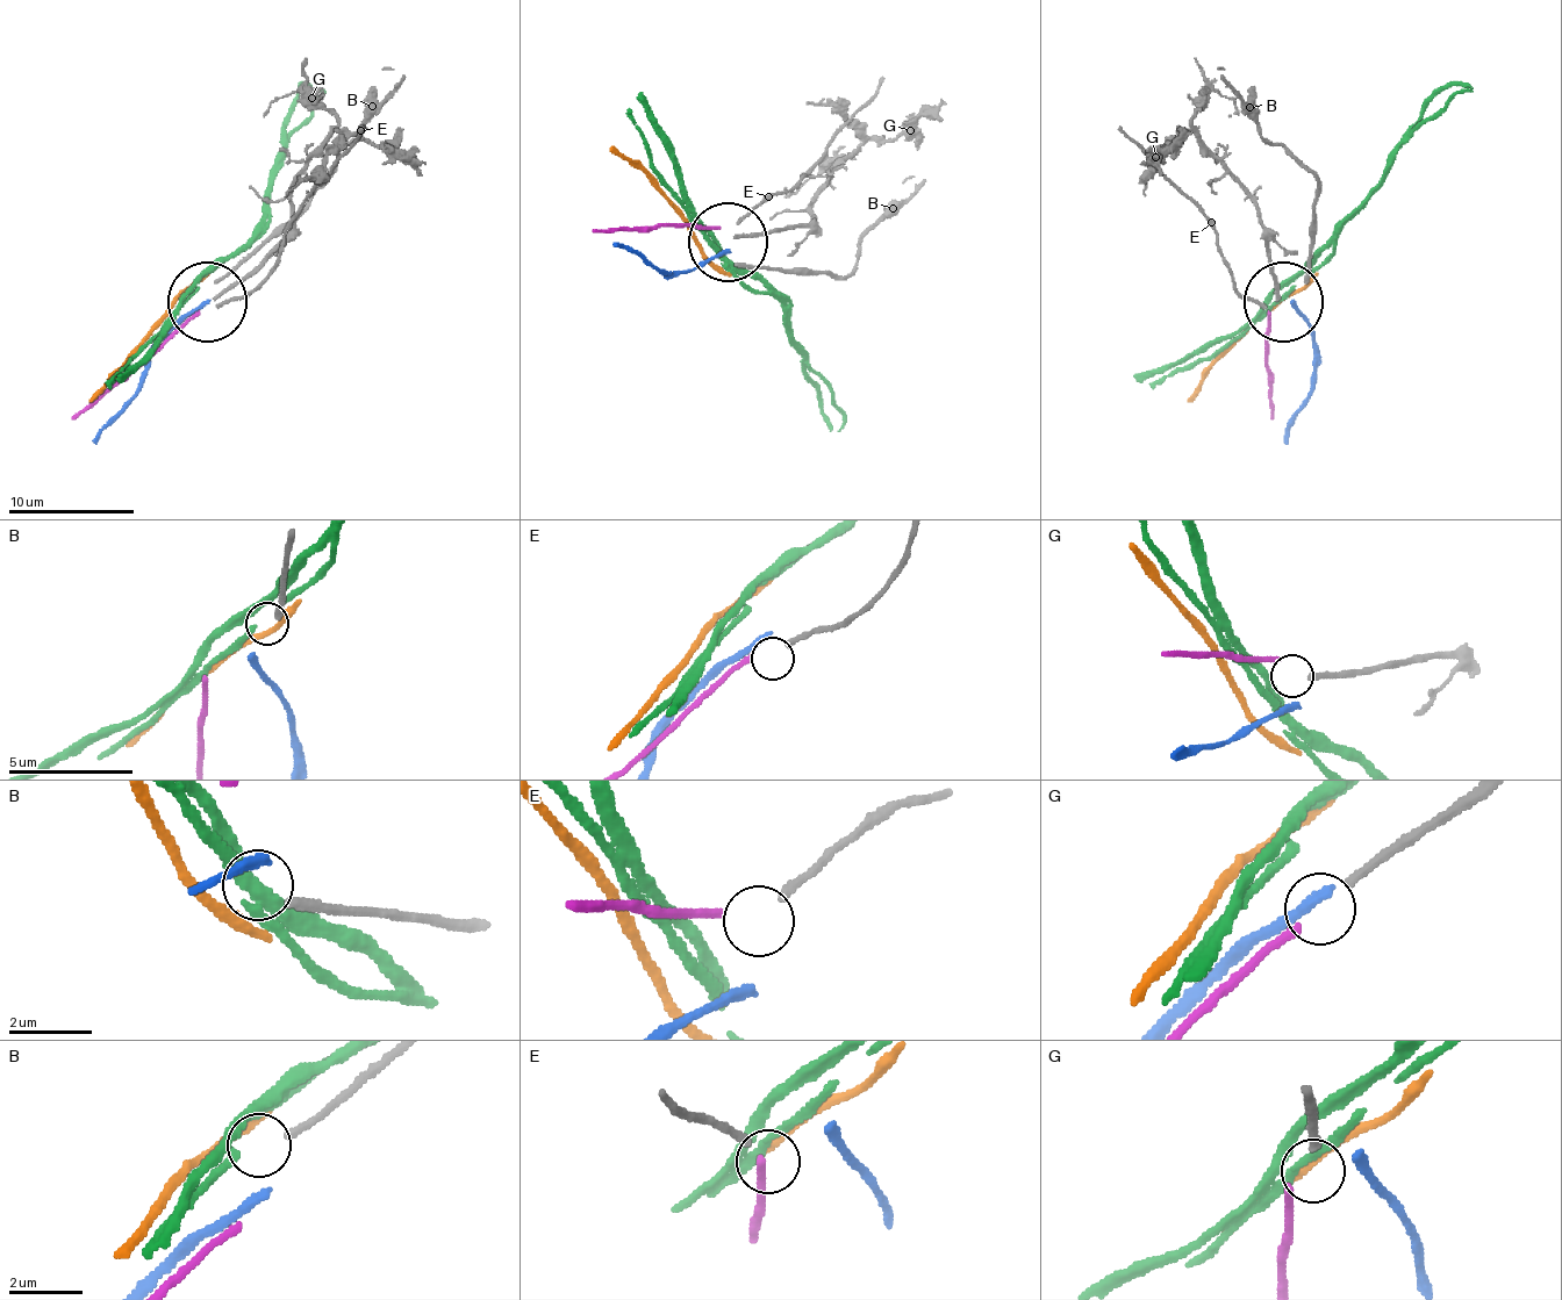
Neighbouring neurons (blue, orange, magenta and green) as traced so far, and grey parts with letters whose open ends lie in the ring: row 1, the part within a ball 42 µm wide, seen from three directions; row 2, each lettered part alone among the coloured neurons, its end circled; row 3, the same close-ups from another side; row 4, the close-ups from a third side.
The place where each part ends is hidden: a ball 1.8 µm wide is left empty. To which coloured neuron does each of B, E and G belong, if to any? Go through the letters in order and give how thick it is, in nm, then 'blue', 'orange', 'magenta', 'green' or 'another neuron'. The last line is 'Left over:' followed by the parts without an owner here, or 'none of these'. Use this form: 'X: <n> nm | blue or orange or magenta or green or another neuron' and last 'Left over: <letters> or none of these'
B: 240 nm | another neuron
E: 200 nm | another neuron
G: 220 nm | another neuron
Left over: B, E, G

